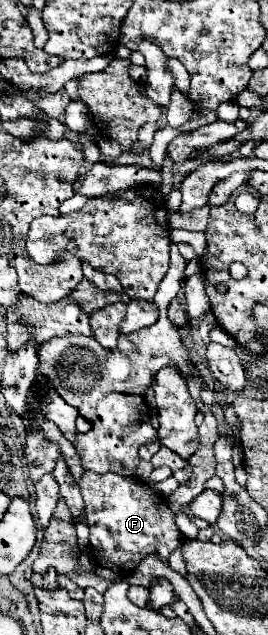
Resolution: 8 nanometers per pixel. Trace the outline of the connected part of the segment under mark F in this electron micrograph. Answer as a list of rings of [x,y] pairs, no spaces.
[[[84,471],[80,477],[80,493],[86,507],[94,559],[103,567],[106,567],[108,561],[108,567],[112,563],[128,573],[135,570],[148,555],[156,555],[160,561],[168,561],[168,557],[184,543],[166,497],[154,493],[142,479],[136,479],[136,475],[98,475]]]

